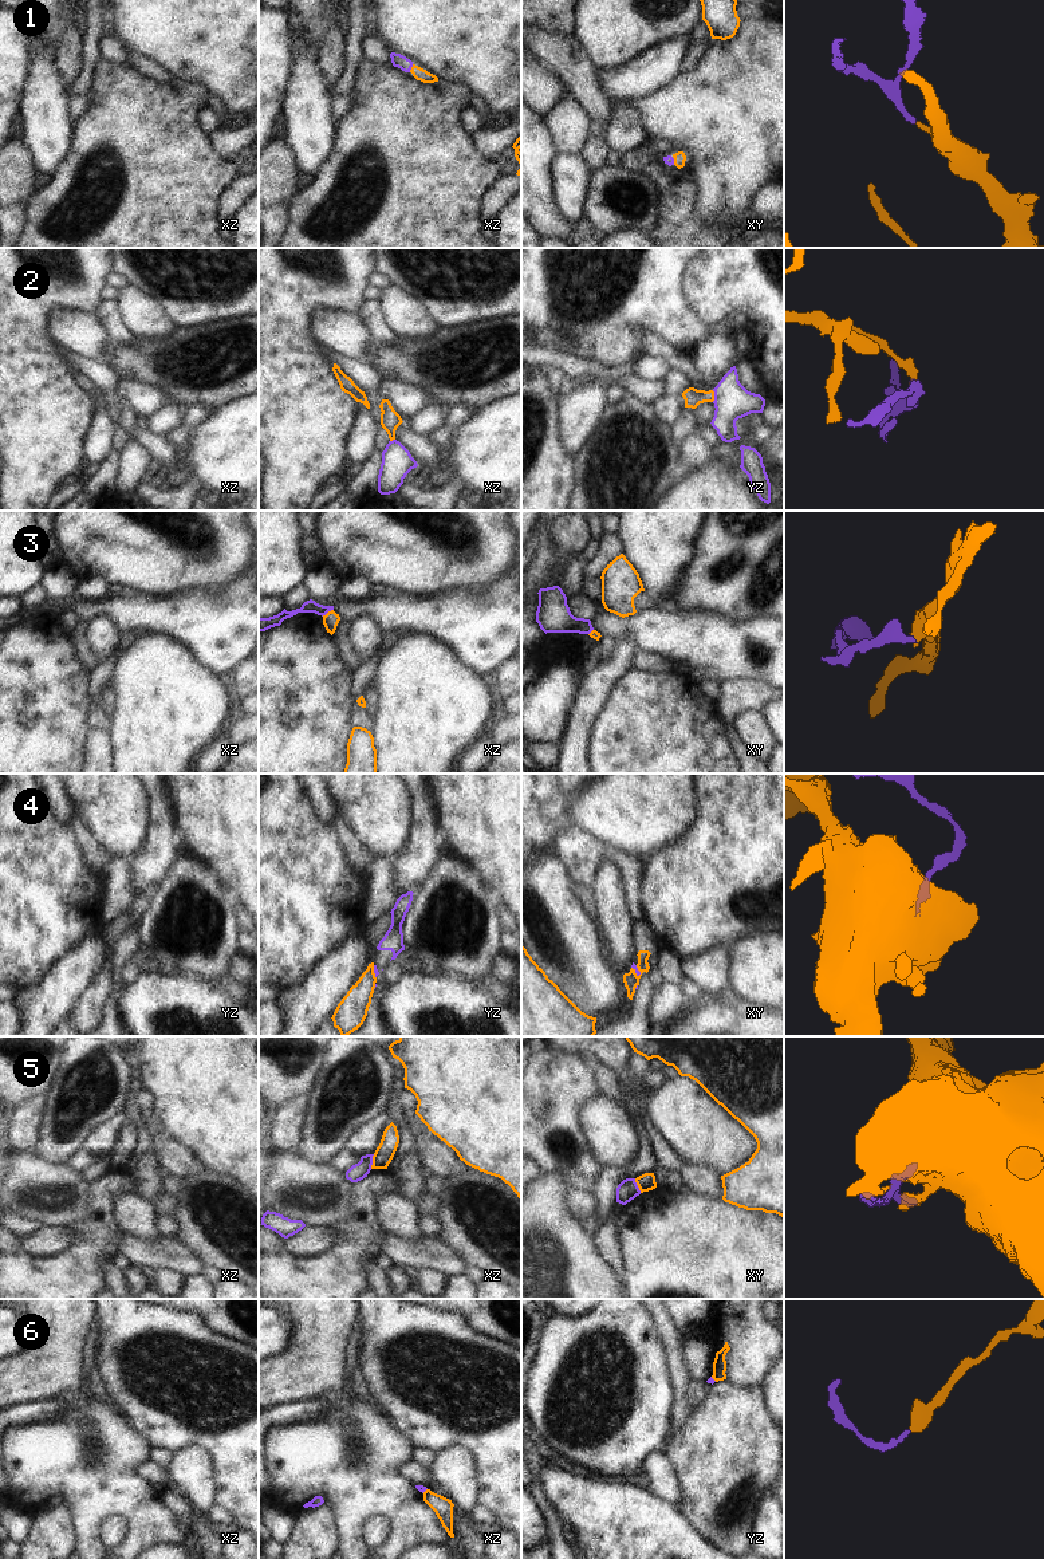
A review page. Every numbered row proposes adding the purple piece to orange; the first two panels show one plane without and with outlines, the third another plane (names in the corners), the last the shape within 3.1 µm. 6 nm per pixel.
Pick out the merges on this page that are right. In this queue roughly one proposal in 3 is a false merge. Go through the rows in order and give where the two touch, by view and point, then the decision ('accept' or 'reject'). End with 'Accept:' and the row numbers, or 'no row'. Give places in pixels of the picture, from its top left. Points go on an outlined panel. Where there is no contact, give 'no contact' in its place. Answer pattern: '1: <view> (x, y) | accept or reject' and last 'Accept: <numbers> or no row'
1: xz (412, 69) | accept
2: yz (713, 396) | accept
3: xz (329, 611) | reject
4: xy (638, 969) | reject
5: xz (373, 1161) | reject
6: yz (713, 1378) | reject
Accept: 1, 2

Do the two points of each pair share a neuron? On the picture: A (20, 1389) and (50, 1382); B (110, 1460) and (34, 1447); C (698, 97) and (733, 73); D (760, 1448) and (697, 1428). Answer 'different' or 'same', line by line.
A: same
B: same
C: same
D: same

